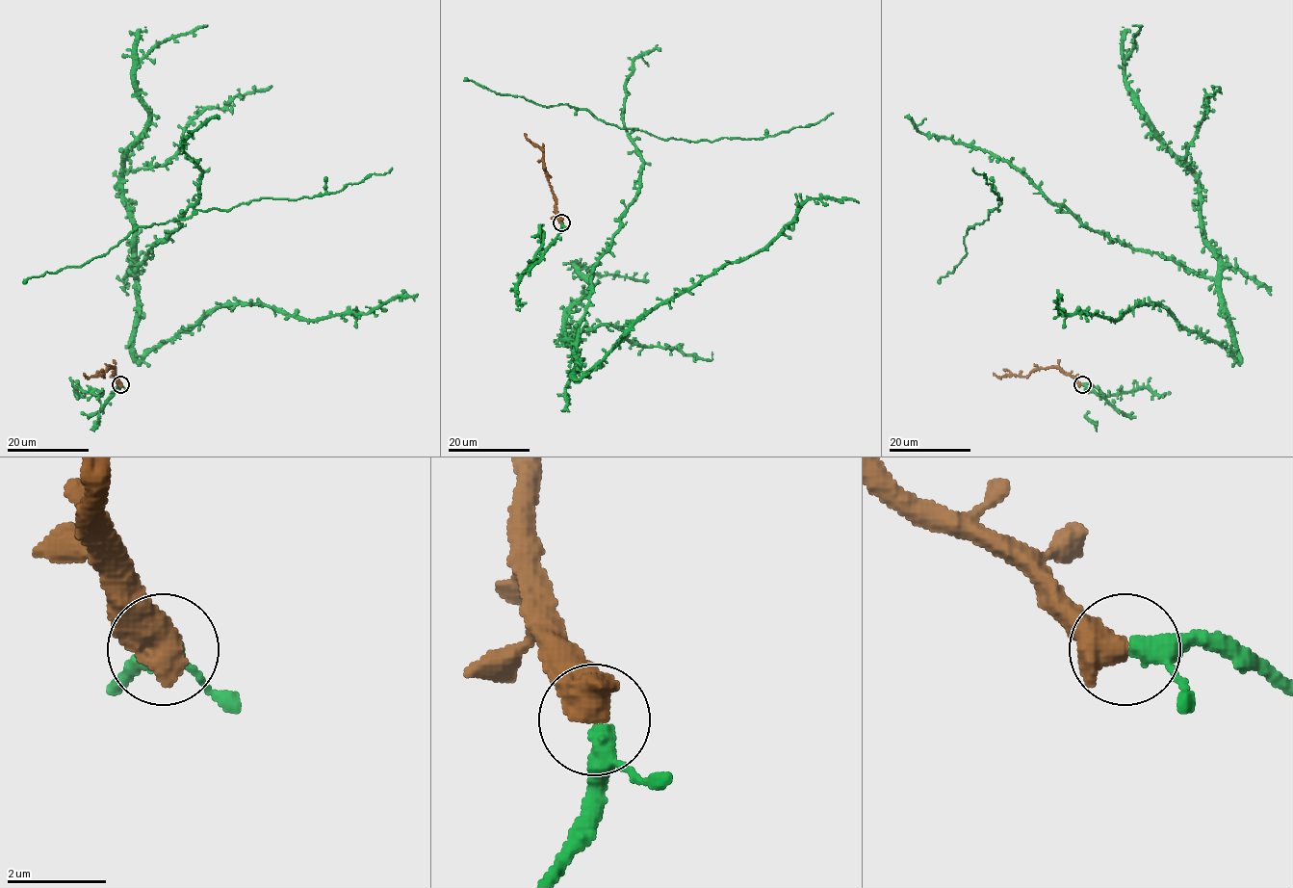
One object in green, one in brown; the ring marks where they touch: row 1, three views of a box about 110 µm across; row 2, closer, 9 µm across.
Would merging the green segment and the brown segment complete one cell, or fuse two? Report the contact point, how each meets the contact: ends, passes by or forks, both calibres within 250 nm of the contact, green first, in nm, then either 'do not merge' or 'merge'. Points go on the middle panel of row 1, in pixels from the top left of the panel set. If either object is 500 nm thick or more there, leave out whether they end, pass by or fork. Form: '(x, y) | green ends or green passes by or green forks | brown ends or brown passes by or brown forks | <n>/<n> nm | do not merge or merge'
(561, 222) | 320/700 nm | merge

